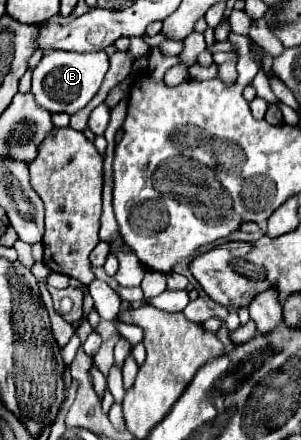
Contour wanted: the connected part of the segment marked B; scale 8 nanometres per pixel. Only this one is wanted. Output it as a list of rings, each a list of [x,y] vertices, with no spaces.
[[[53,50],[53,52],[45,54],[41,58],[41,62],[37,64],[37,68],[33,70],[31,94],[51,114],[55,114],[55,112],[75,114],[77,110],[85,108],[87,102],[97,94],[107,70],[109,70],[109,58],[103,50],[83,52],[83,54]]]

